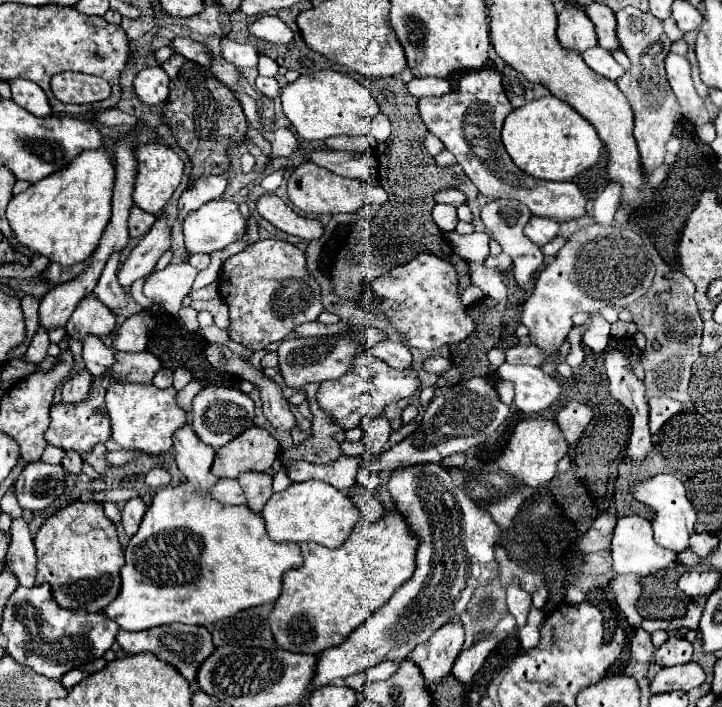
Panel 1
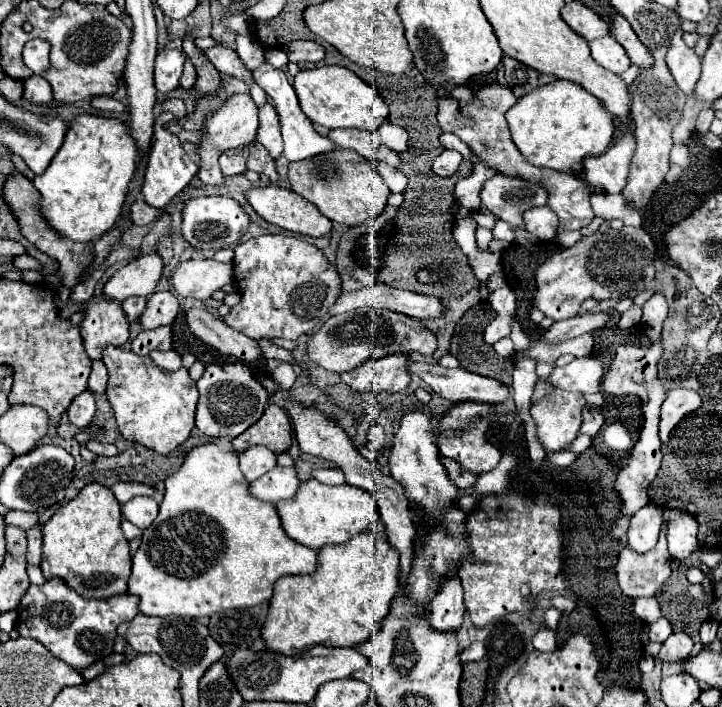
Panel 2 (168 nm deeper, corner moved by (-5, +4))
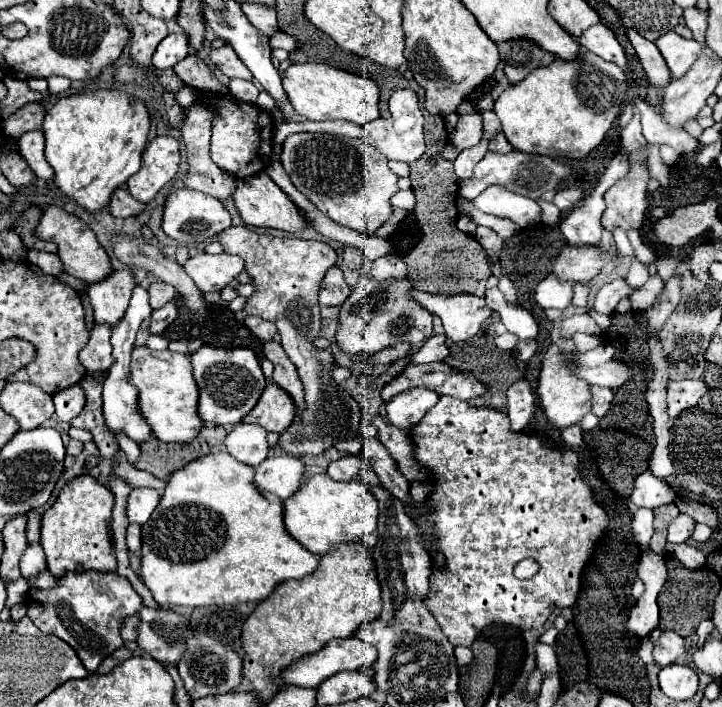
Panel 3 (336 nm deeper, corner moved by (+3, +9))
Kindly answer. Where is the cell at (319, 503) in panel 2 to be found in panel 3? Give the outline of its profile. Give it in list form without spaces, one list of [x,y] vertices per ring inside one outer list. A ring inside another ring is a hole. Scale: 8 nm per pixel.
[[[314,475],[292,497],[284,501],[284,523],[288,533],[300,545],[304,545],[310,553],[322,557],[340,543],[352,543],[376,531],[378,501],[360,479],[340,483],[330,479],[328,475]]]

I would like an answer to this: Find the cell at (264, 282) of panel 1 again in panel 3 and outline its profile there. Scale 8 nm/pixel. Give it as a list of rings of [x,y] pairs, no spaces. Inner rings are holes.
[[[230,227],[224,229],[222,233],[216,235],[218,243],[224,247],[226,253],[238,255],[246,261],[246,271],[254,277],[254,285],[256,285],[256,293],[248,299],[248,305],[236,313],[238,321],[244,321],[246,313],[256,313],[258,317],[264,317],[266,321],[276,323],[280,335],[282,335],[282,347],[288,353],[288,357],[292,359],[292,363],[298,367],[298,375],[304,383],[304,403],[306,409],[296,417],[296,421],[280,433],[278,445],[282,451],[290,453],[290,455],[320,455],[324,453],[328,447],[336,445],[338,441],[346,441],[346,439],[354,439],[360,435],[360,407],[354,401],[352,395],[348,395],[348,391],[344,391],[338,383],[334,383],[332,379],[332,367],[334,367],[334,355],[330,351],[320,351],[312,345],[314,339],[318,339],[320,329],[322,329],[322,319],[320,319],[320,309],[318,309],[318,293],[316,289],[320,287],[320,281],[324,277],[324,273],[336,263],[336,251],[322,243],[322,241],[304,241],[304,239],[292,239],[292,237],[274,237],[268,233],[254,233],[248,227]]]

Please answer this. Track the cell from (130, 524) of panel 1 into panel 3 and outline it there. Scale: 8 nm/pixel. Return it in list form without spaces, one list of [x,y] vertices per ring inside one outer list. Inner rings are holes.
[[[136,487],[132,489],[130,497],[128,497],[128,505],[126,505],[126,515],[130,523],[142,525],[150,519],[152,511],[158,507],[160,503],[160,493],[156,489],[150,487]]]

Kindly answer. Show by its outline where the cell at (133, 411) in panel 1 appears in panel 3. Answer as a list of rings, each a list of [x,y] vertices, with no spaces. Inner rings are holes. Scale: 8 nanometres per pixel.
[[[136,347],[130,363],[132,383],[138,387],[138,403],[146,421],[152,425],[154,437],[164,443],[188,443],[198,437],[204,421],[198,415],[198,385],[192,377],[190,357],[174,351],[152,351]]]

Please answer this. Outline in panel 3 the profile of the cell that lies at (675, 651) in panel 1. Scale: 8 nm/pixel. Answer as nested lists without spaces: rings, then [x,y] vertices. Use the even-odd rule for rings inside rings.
[[[664,631],[662,637],[654,643],[654,661],[660,667],[676,663],[684,653],[684,639],[674,631]]]

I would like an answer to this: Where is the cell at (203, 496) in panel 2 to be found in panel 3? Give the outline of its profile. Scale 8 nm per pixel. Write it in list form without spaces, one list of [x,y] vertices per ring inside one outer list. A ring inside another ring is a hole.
[[[220,451],[220,453],[208,453],[196,461],[190,461],[186,467],[182,467],[180,471],[174,471],[166,491],[162,495],[160,505],[156,507],[156,511],[152,513],[152,517],[148,519],[148,523],[142,525],[142,549],[144,549],[144,557],[142,557],[142,569],[140,569],[140,577],[146,583],[146,587],[152,591],[154,599],[160,605],[186,605],[186,607],[206,607],[206,605],[236,605],[236,603],[248,603],[248,601],[264,601],[270,597],[270,593],[274,591],[276,585],[288,581],[288,579],[302,579],[306,575],[310,575],[316,567],[318,567],[318,557],[312,555],[308,549],[304,549],[296,539],[290,537],[290,533],[284,527],[284,501],[272,493],[260,491],[254,483],[254,467],[236,461],[230,453]]]

